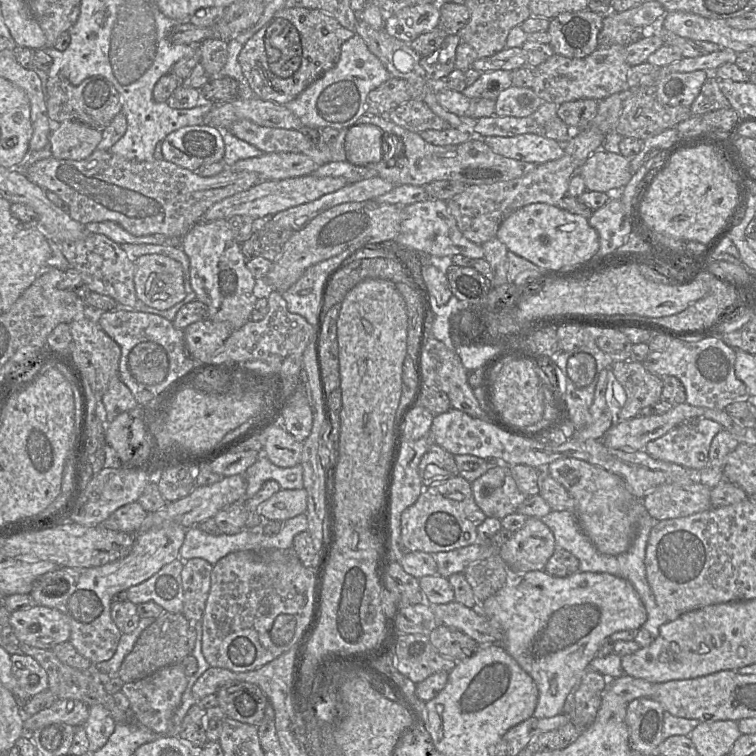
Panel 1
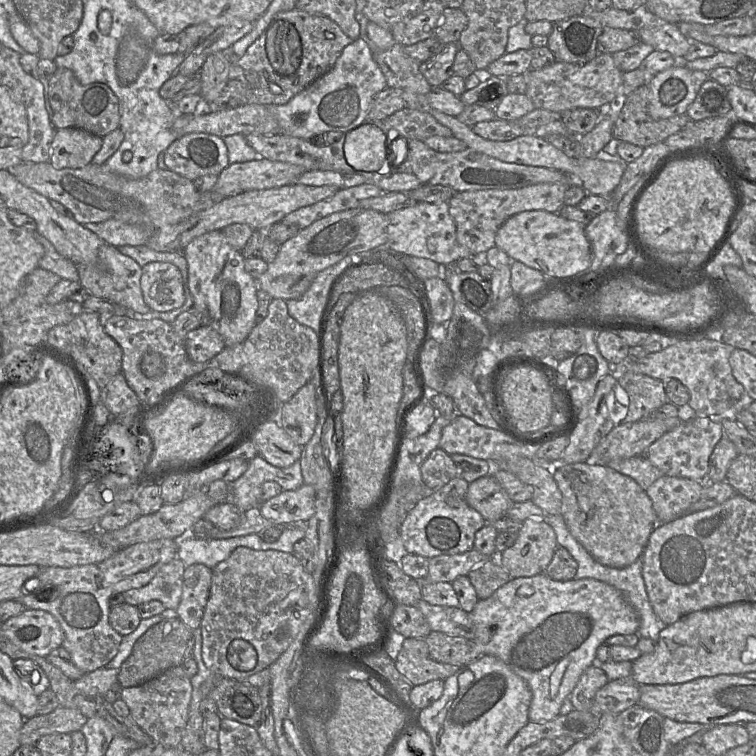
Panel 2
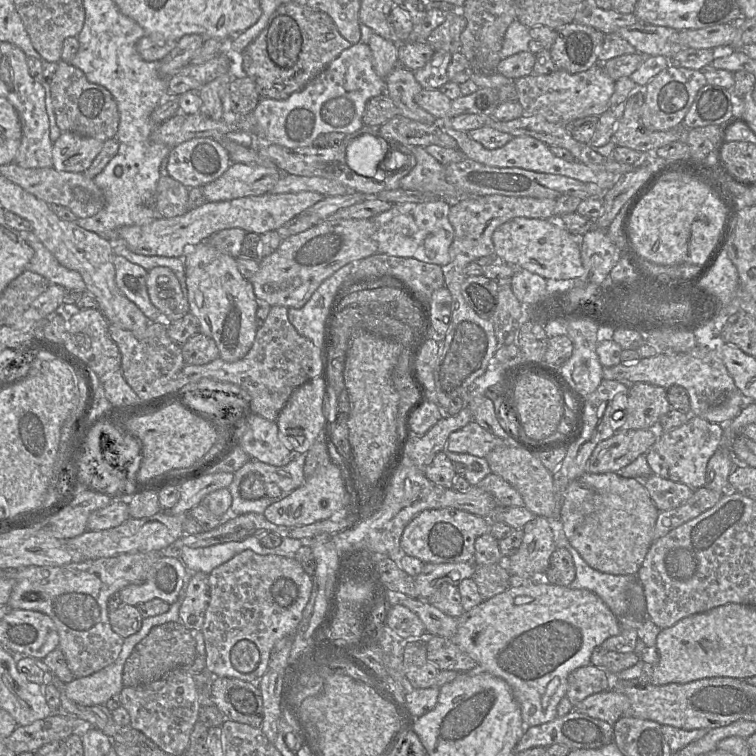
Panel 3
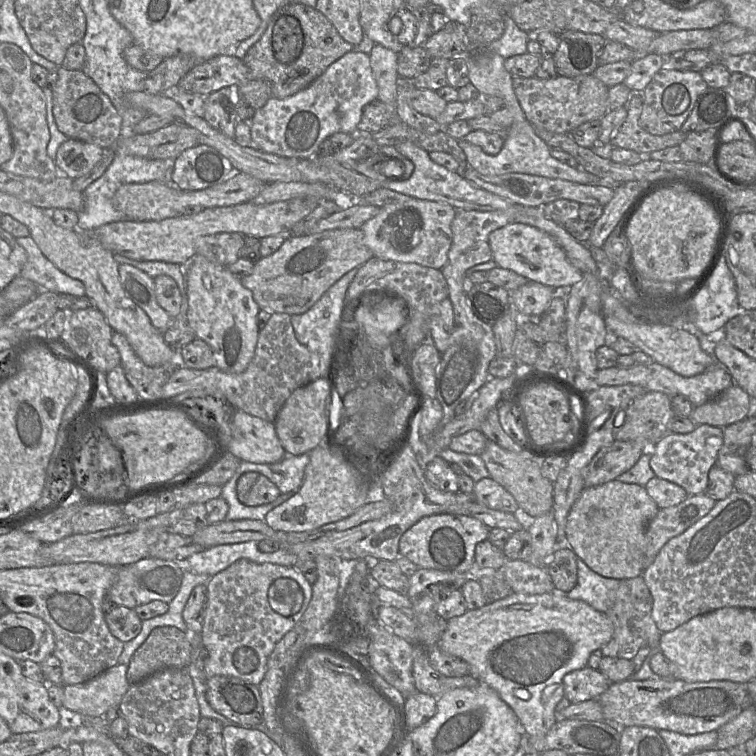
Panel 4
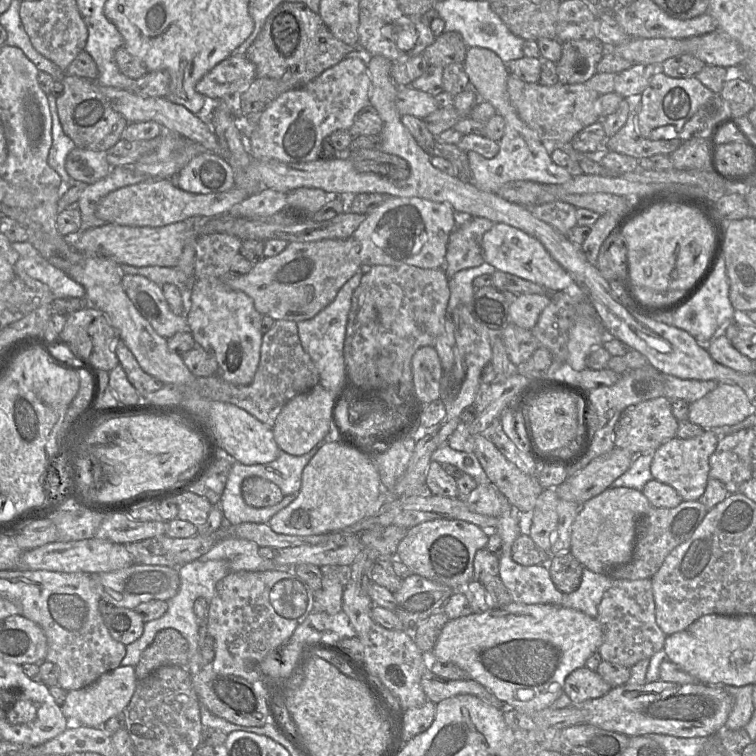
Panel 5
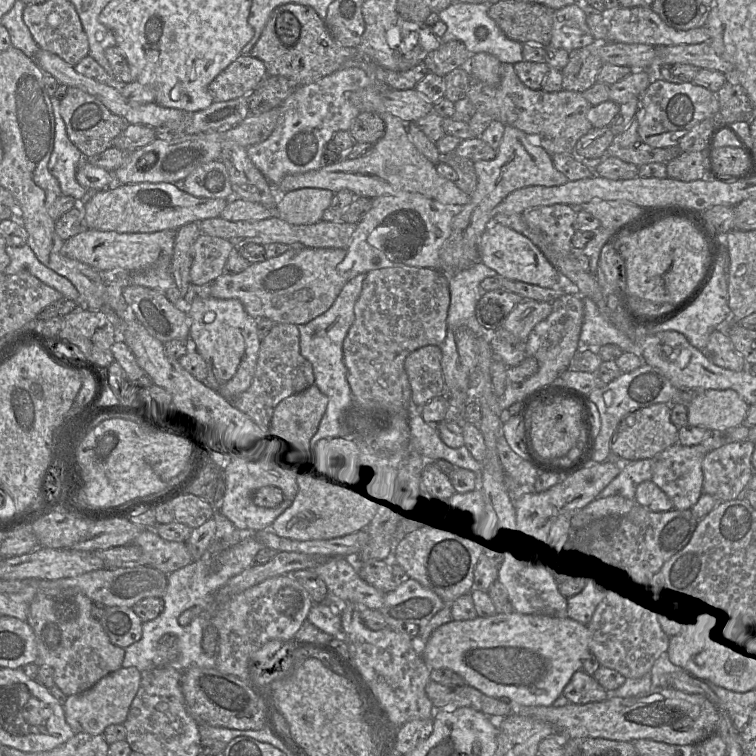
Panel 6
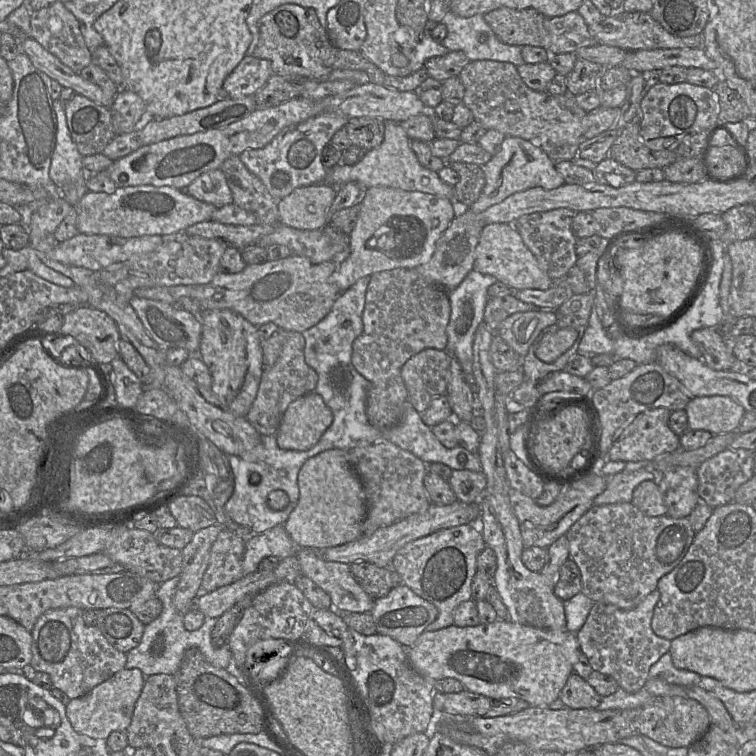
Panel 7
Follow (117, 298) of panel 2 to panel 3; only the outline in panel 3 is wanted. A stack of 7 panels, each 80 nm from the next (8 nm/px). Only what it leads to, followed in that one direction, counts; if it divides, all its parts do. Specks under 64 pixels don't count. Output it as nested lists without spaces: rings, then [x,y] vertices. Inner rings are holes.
[[[113,254],[115,283],[119,290],[150,320],[156,321],[161,312],[151,303],[146,278],[148,271],[128,261],[123,256]]]

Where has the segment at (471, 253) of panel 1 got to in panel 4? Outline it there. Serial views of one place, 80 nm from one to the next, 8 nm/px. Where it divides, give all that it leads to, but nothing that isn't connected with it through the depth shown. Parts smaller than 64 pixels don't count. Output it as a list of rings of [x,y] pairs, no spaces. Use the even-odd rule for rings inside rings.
[[[411,197],[380,208],[378,214],[366,221],[361,230],[365,245],[373,256],[383,260],[416,263],[441,270],[448,260],[452,242],[451,224],[456,210],[444,202]]]

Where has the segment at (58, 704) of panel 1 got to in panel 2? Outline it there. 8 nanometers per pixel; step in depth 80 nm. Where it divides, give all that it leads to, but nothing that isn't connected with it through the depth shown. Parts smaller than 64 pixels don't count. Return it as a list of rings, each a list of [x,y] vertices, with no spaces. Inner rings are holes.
[[[59,706],[50,713],[26,719],[19,733],[20,745],[35,746],[42,736],[48,734],[71,734],[81,730],[87,720],[80,711]]]

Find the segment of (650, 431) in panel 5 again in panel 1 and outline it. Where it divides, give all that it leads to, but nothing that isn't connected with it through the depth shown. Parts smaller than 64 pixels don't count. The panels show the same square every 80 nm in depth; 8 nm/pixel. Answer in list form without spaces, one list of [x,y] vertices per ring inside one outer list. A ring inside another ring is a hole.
[[[616,361],[611,369],[626,394],[625,403],[618,412],[618,423],[638,416],[643,408],[662,398],[661,378],[648,372],[642,362]]]

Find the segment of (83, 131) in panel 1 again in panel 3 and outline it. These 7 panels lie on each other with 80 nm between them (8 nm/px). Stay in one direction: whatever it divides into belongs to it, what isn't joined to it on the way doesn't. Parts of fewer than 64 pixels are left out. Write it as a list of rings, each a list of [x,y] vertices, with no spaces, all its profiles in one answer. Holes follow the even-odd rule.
[[[62,132],[52,145],[53,168],[59,172],[83,173],[100,153],[103,142]]]

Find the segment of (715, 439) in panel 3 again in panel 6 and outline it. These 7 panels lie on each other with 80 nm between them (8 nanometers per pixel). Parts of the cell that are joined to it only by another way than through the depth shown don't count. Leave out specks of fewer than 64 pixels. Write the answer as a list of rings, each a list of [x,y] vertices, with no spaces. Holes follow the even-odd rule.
[[[676,443],[655,457],[652,481],[669,497],[674,509],[691,509],[703,494],[702,461],[707,453],[703,444],[683,446]]]

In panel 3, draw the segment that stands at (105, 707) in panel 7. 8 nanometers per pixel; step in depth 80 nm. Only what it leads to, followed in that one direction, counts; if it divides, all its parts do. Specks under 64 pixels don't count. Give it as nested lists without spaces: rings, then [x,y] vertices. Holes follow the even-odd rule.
[[[113,663],[89,676],[74,678],[64,687],[66,696],[84,706],[104,705],[123,689],[123,665]]]

